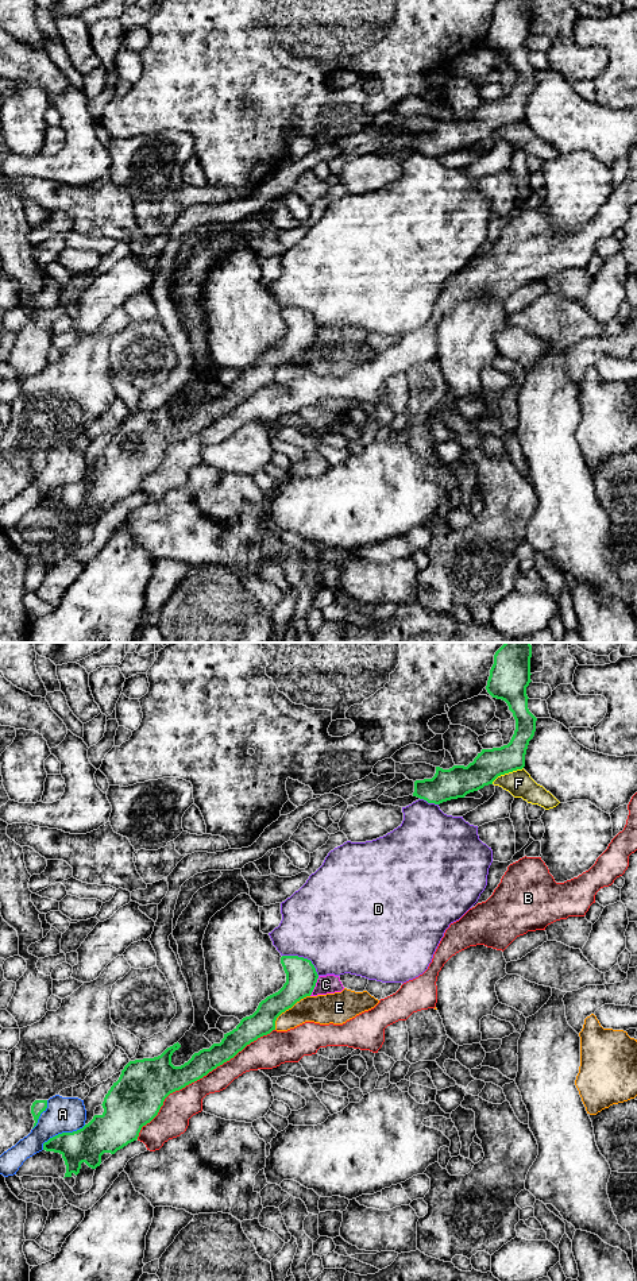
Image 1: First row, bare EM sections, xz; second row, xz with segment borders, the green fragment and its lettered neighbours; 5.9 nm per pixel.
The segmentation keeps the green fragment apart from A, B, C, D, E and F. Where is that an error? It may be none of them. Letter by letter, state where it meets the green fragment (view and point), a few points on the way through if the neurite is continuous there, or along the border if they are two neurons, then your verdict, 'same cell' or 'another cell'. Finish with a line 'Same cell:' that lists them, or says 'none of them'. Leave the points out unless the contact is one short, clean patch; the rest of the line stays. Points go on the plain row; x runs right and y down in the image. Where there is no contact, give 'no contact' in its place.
A: contact xz (62, 485); another cell
B: contact xz (199, 431); another cell
C: contact xz (315, 338); border xz (319, 328), (309, 347); another cell
D: contact xz (302, 309); another cell
E: contact xz (288, 361); another cell
F: contact xz (506, 124); another cell
Same cell: none of them

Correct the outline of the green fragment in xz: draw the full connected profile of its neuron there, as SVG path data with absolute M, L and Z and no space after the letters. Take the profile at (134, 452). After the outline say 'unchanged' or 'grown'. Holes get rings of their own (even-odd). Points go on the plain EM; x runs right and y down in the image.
M282 308L281 316L286 325L283 339L262 352L256 363L243 370L232 383L224 386L220 396L213 396L209 401L194 405L192 410L181 418L171 416L173 405L181 400L178 394L167 400L158 409L130 413L121 423L119 432L113 435L105 447L101 456L104 460L101 467L94 467L88 476L77 483L62 485L45 494L43 502L62 508L66 517L65 529L72 529L73 525L77 528L82 514L96 521L100 518L104 505L115 506L117 502L136 493L142 479L158 467L165 451L170 445L202 431L217 418L233 410L251 394L270 386L275 382L275 373L282 364L292 360L301 351L310 348L318 331L312 313L298 308Z; unchanged

